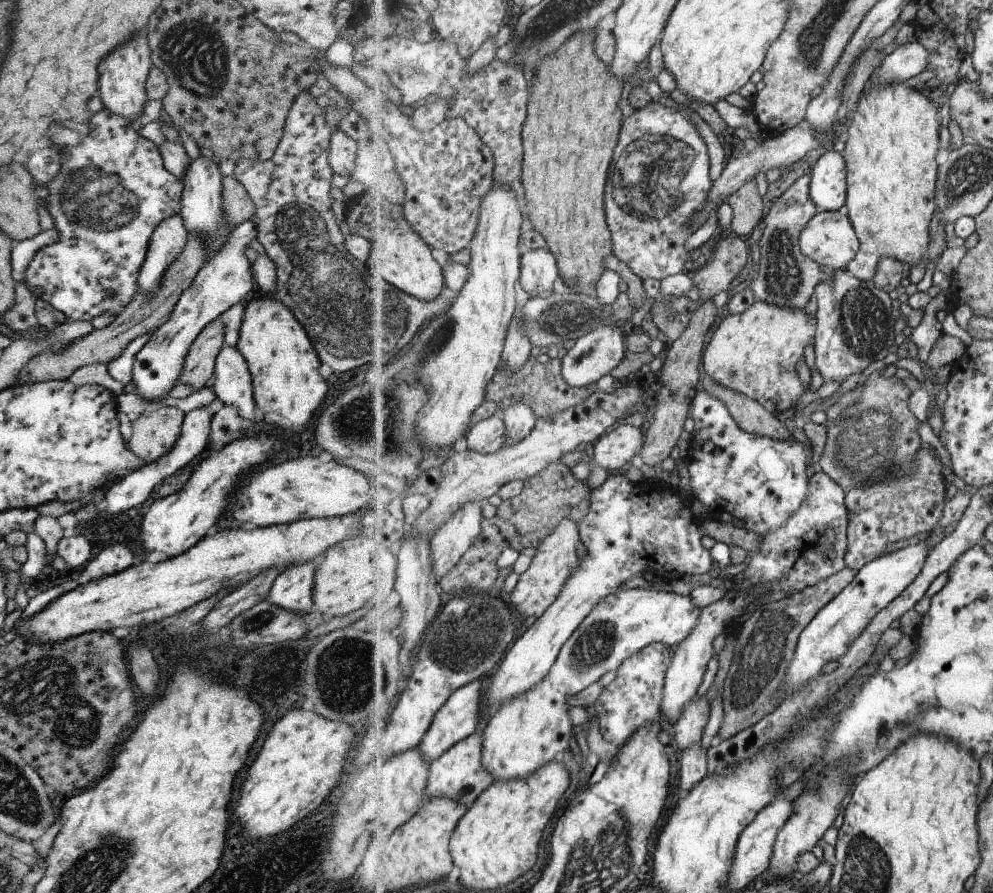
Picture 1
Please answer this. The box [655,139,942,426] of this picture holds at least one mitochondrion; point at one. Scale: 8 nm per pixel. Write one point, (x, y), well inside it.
(865, 321)

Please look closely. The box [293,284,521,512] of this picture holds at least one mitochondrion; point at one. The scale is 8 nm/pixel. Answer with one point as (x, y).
(360, 418)

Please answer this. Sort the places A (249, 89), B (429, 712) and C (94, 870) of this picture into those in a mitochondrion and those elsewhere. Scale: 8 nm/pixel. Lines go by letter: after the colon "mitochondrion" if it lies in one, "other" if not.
A: other
B: other
C: mitochondrion

